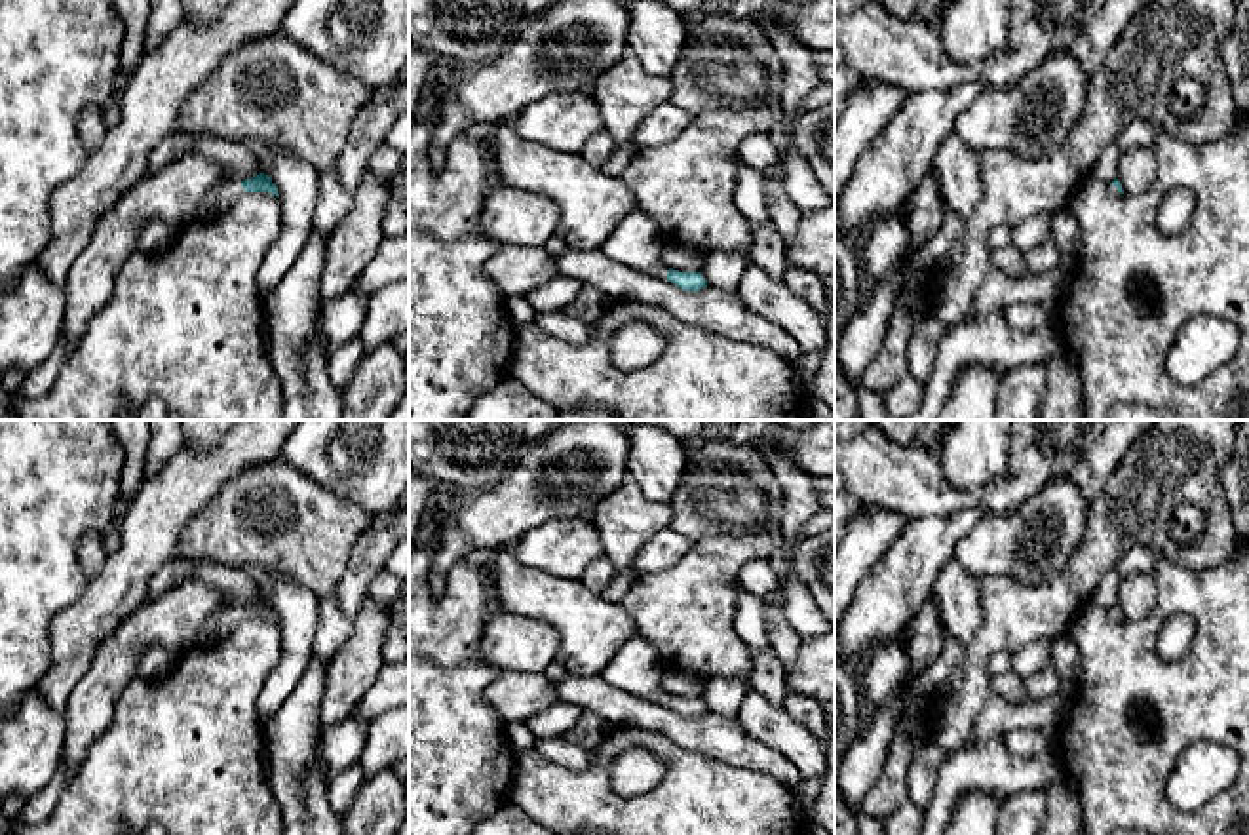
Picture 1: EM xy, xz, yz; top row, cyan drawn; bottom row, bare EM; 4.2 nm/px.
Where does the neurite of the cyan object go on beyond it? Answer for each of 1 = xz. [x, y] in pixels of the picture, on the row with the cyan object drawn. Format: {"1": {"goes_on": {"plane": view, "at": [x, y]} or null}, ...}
{"1": {"goes_on": {"plane": "xz", "at": [635, 242]}}}

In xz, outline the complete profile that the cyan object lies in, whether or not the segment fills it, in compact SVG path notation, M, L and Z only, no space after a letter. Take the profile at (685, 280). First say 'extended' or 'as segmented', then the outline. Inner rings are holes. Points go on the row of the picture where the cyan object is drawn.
extended | M635 209L606 238L601 251L633 270L667 280L684 291L707 287L701 272L667 268L662 261L663 245L665 240L660 234L656 221L644 211Z

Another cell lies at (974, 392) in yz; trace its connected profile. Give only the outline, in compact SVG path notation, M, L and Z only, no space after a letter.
M985 365L958 373L937 420L994 420L1002 375Z

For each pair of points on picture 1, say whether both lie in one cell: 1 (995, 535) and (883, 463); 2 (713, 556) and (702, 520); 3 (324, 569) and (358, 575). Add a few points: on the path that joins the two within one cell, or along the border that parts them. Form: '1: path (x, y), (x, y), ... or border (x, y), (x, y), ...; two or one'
1: border (1025, 501), (1008, 512), (983, 516); two
2: border (751, 533), (711, 535), (694, 543); two
3: border (362, 533), (333, 590); two

